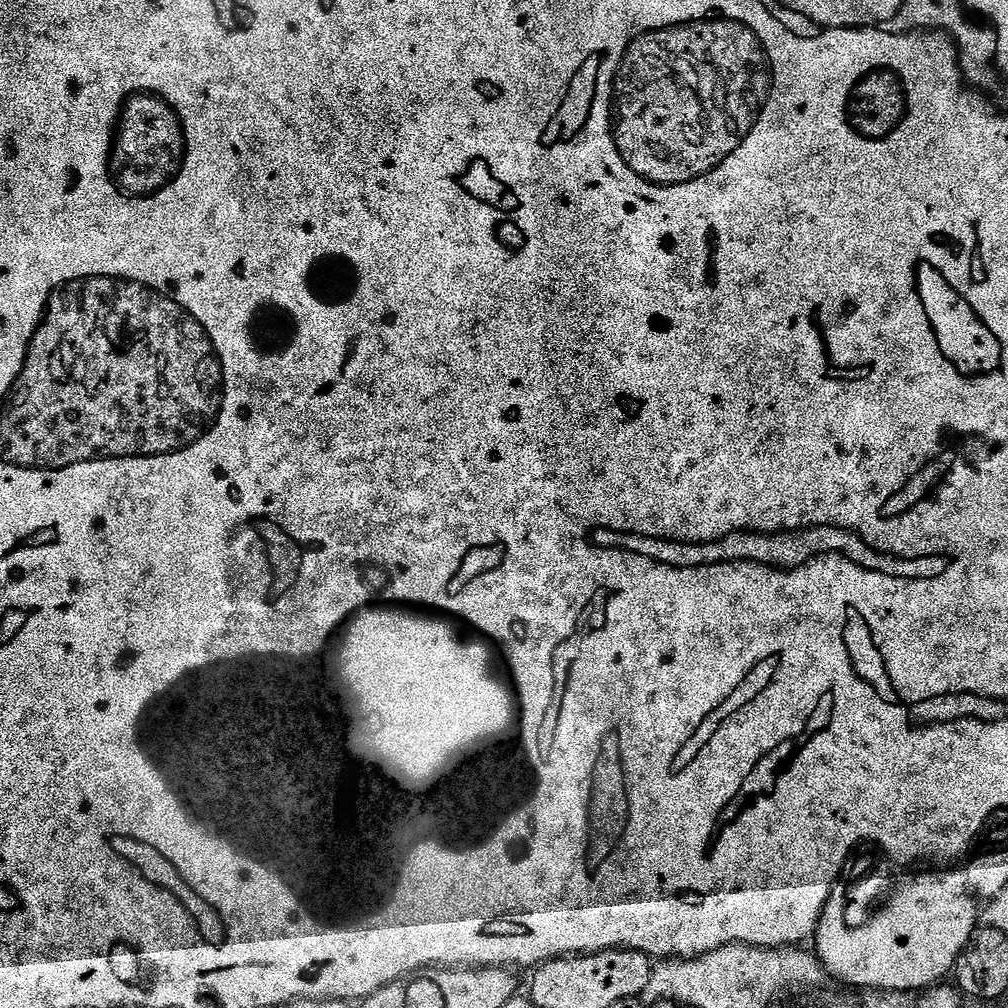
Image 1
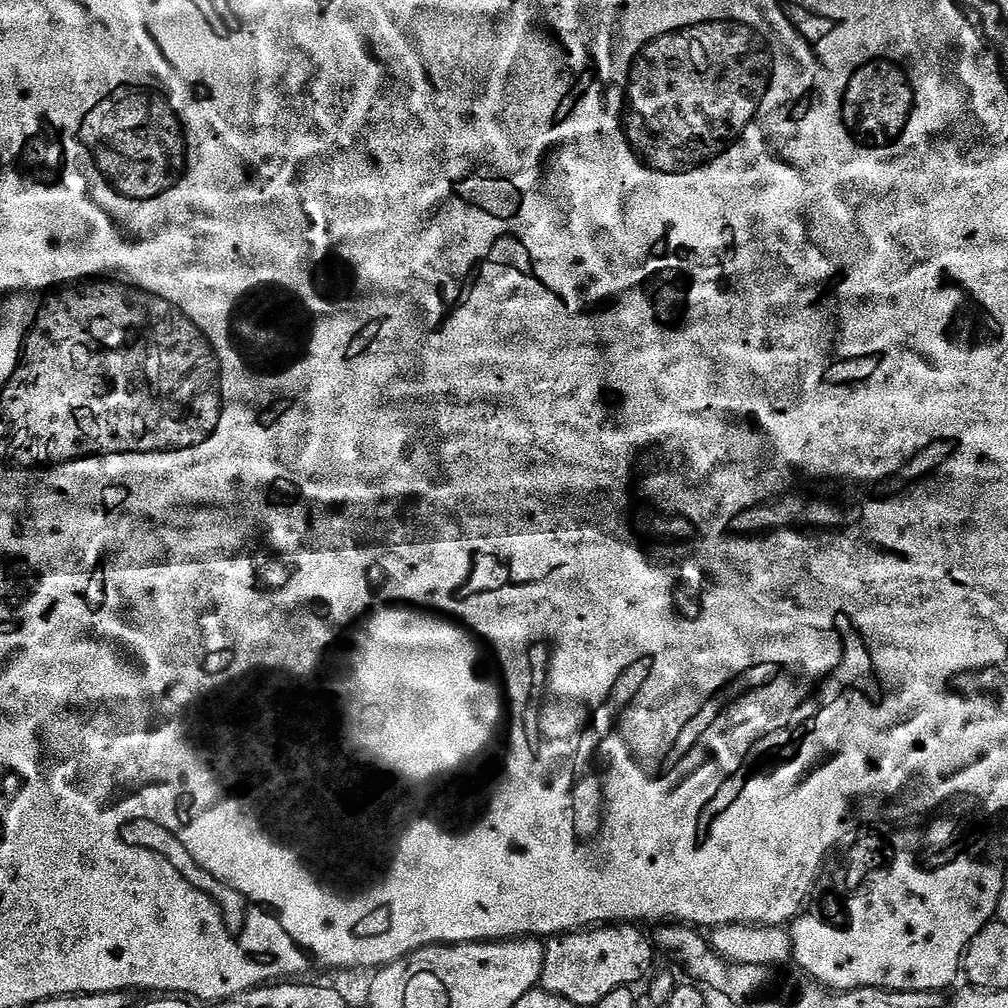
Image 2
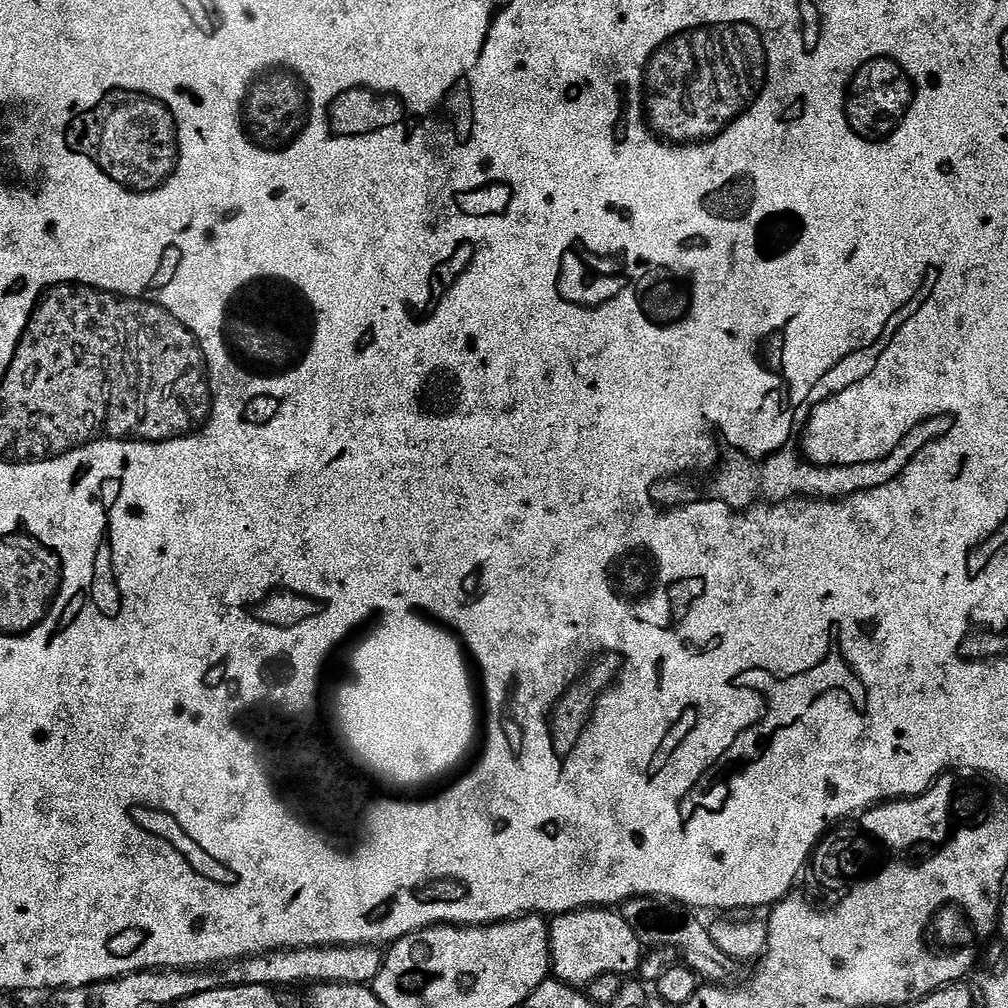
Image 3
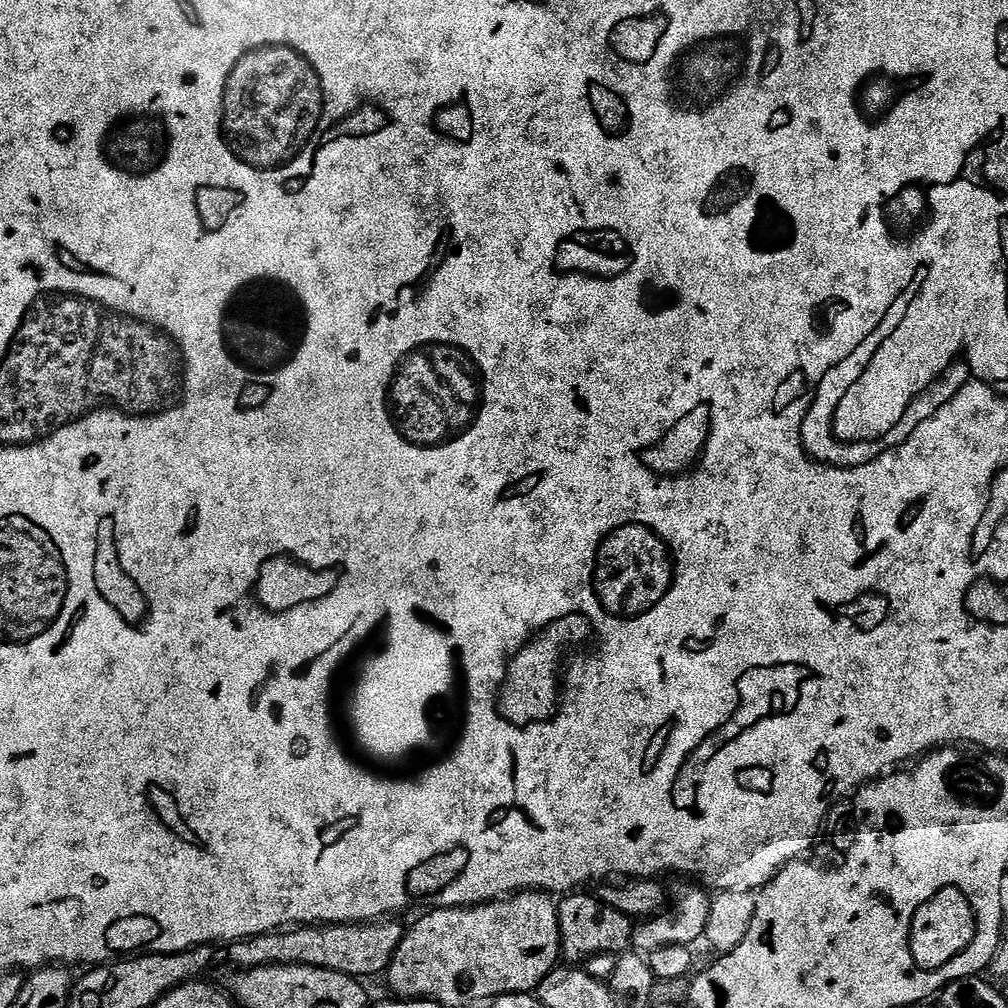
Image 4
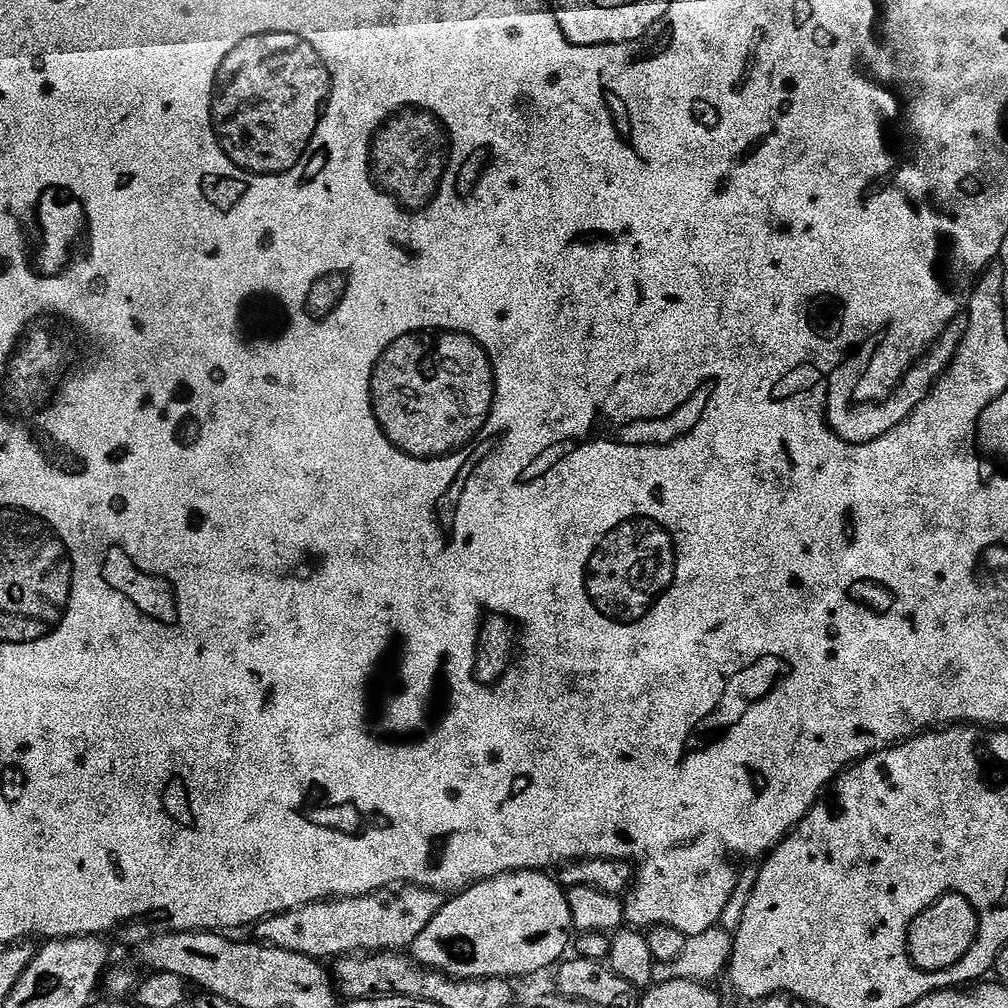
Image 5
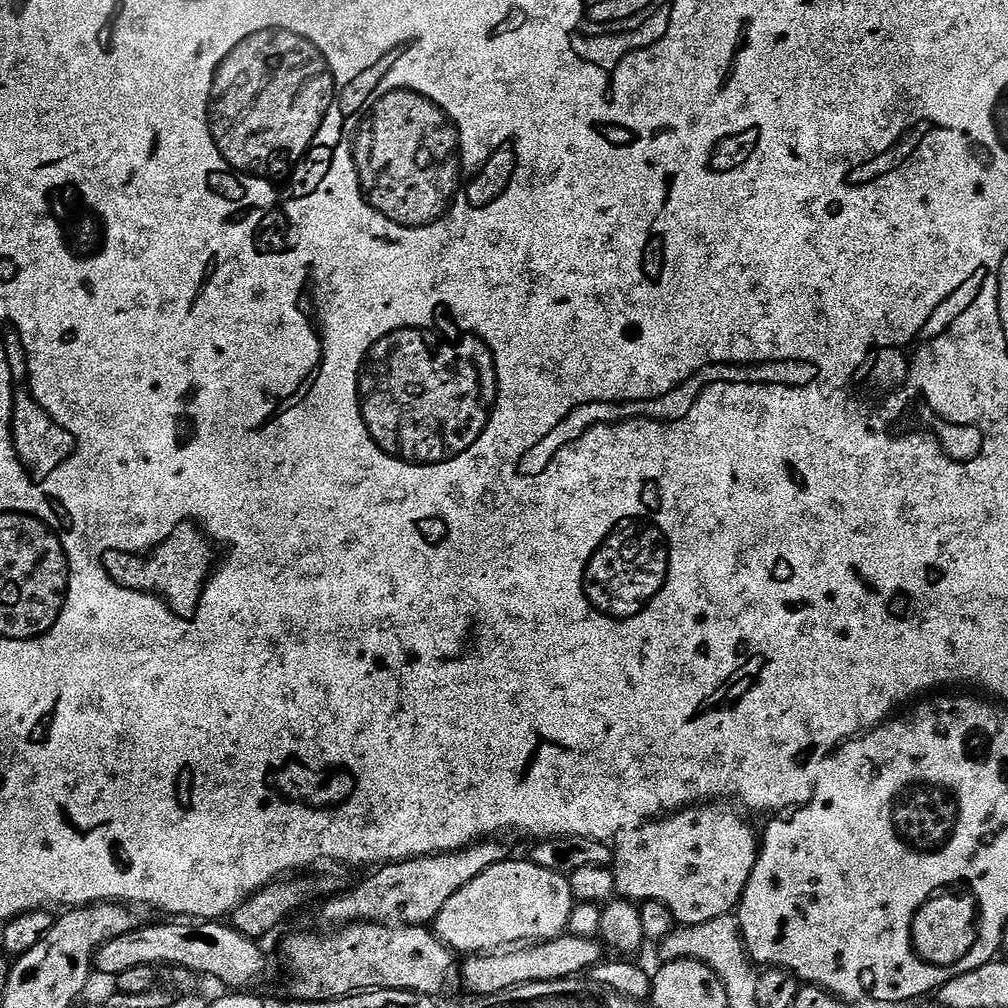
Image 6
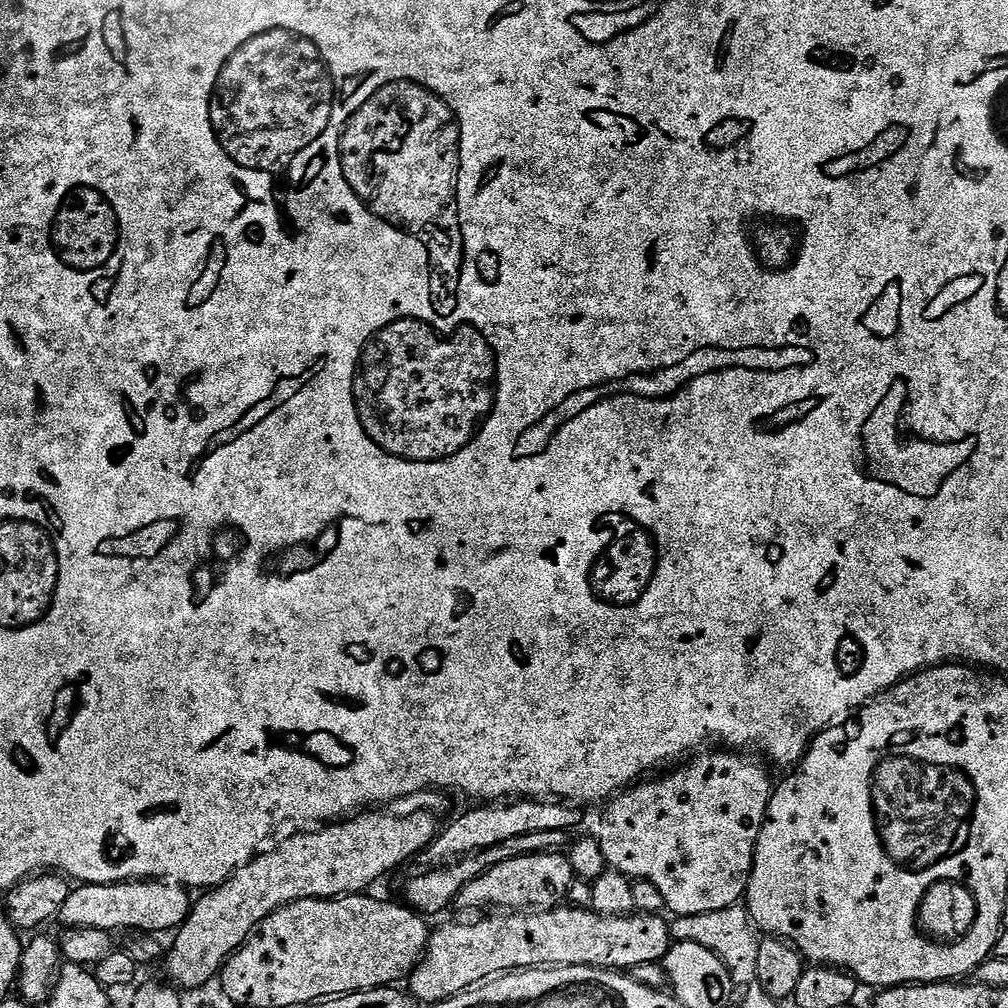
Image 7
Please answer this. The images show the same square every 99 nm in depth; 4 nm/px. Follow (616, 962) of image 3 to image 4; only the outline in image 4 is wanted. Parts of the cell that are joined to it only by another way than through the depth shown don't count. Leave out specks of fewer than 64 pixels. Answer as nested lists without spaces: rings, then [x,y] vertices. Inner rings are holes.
[[[584,894],[565,895],[558,904],[560,950],[563,959],[568,962],[585,962],[594,955],[627,953],[632,943],[633,918],[610,906],[599,895],[580,895]]]

